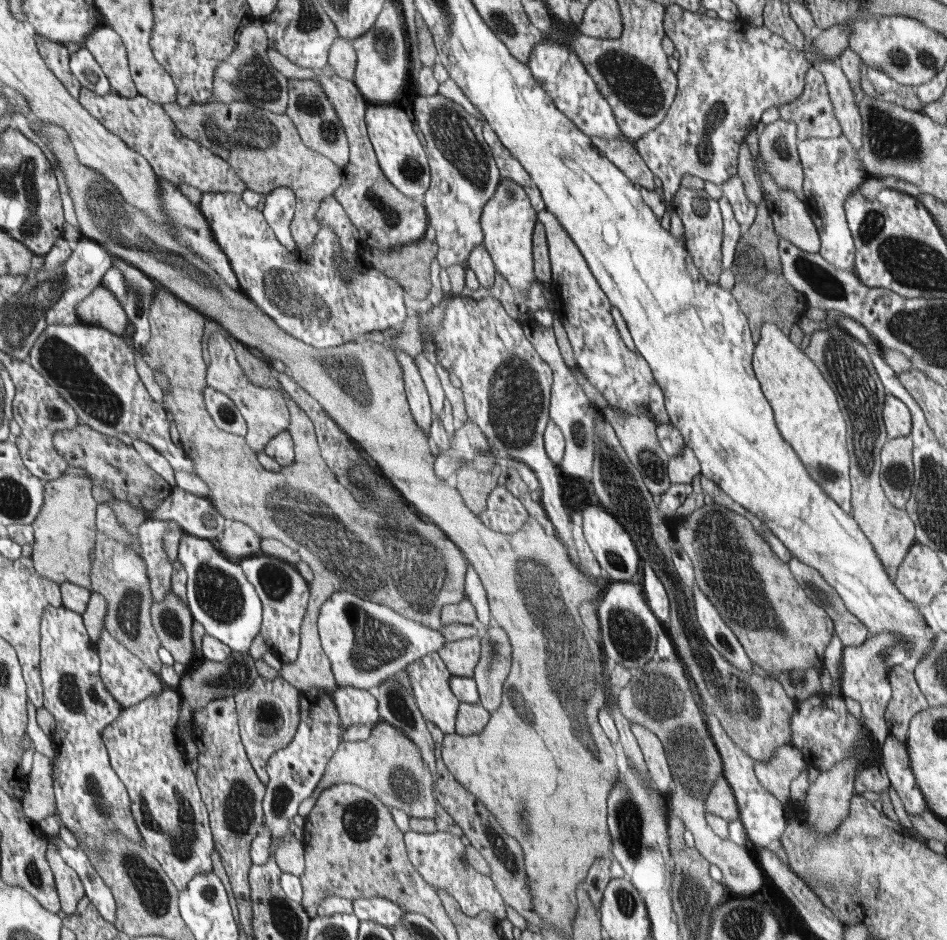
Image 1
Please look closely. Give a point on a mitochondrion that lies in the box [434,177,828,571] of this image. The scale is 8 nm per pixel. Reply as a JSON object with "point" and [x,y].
{"point":[515,402]}

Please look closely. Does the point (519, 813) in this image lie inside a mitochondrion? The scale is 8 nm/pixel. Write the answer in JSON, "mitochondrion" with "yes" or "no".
{"mitochondrion":"yes"}

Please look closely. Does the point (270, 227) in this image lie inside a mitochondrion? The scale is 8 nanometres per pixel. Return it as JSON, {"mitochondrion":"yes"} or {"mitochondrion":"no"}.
{"mitochondrion":"no"}

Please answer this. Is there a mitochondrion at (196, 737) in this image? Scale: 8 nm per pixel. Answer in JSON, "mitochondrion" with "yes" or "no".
{"mitochondrion":"no"}

